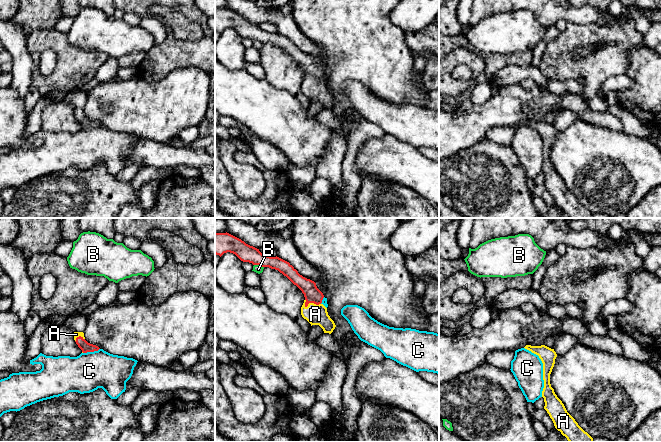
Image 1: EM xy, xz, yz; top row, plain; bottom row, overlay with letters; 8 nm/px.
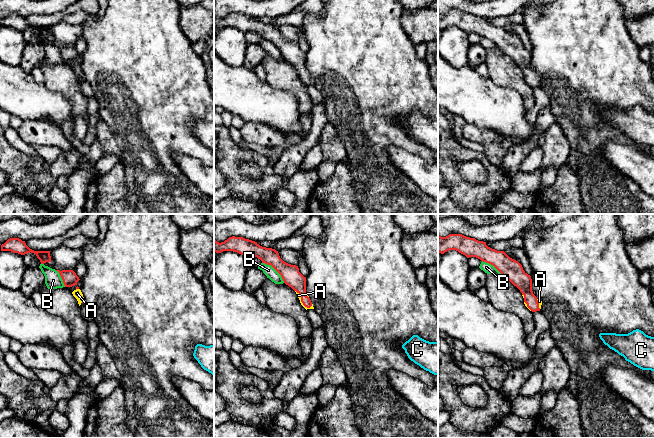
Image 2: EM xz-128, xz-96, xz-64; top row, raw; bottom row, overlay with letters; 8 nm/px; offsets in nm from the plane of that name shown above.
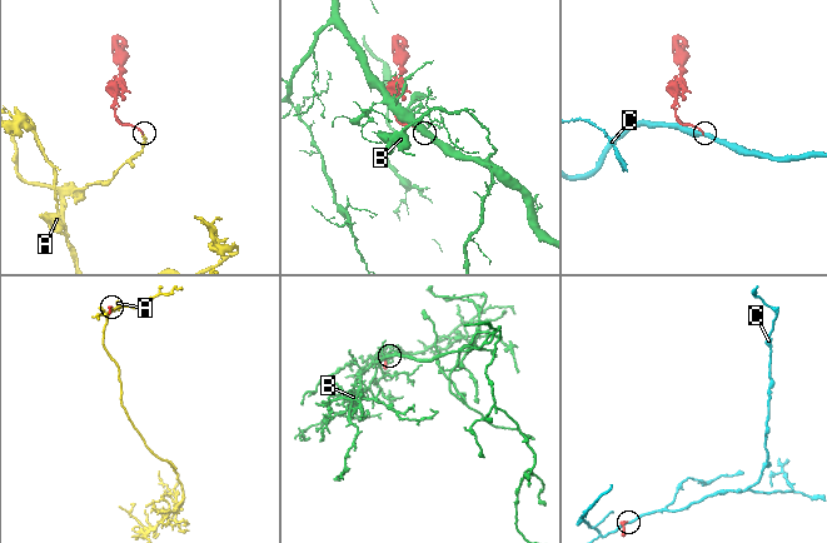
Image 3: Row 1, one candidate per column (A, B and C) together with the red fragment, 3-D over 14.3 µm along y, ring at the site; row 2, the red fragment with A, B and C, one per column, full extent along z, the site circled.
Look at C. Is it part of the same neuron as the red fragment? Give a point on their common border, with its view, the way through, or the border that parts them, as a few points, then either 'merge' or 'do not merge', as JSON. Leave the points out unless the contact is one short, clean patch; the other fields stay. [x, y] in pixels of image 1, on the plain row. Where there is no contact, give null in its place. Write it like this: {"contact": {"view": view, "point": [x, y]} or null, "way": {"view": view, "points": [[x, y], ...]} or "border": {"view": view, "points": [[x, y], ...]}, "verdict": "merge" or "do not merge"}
{"contact": {"view": "xy", "point": [91, 127]}, "border": {"view": "xy", "points": [[99, 124], [83, 129]]}, "verdict": "do not merge"}

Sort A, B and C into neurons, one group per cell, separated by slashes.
A / B / C

